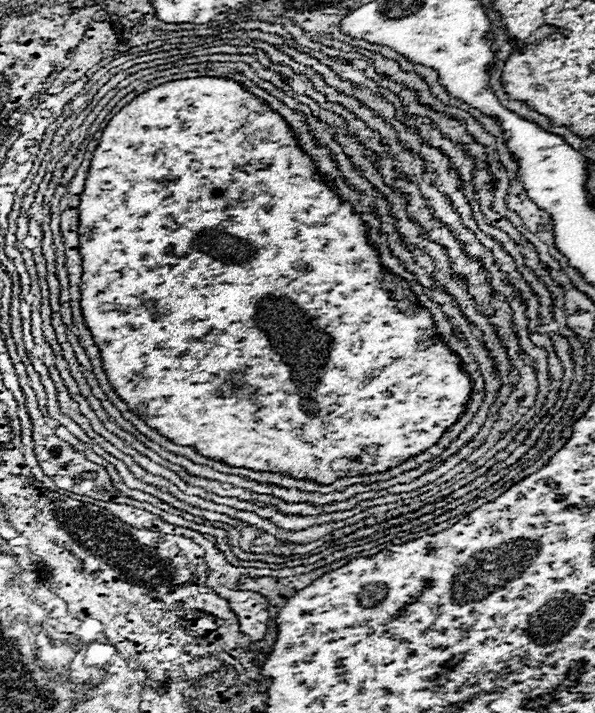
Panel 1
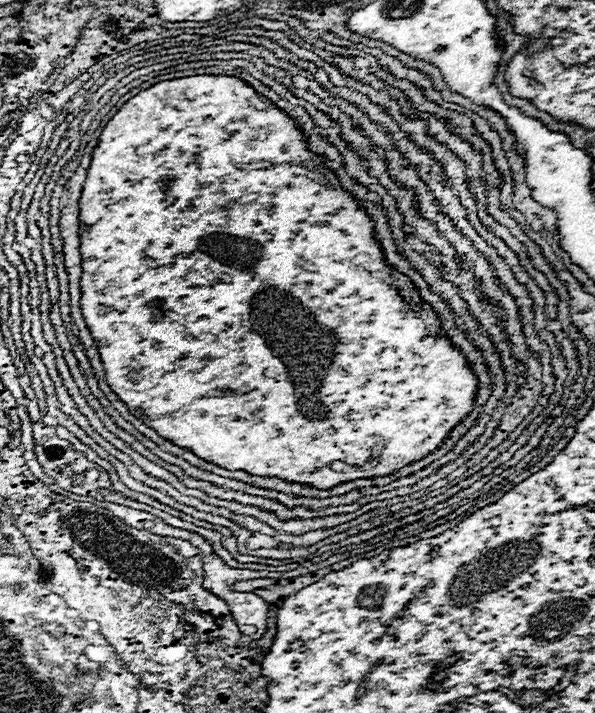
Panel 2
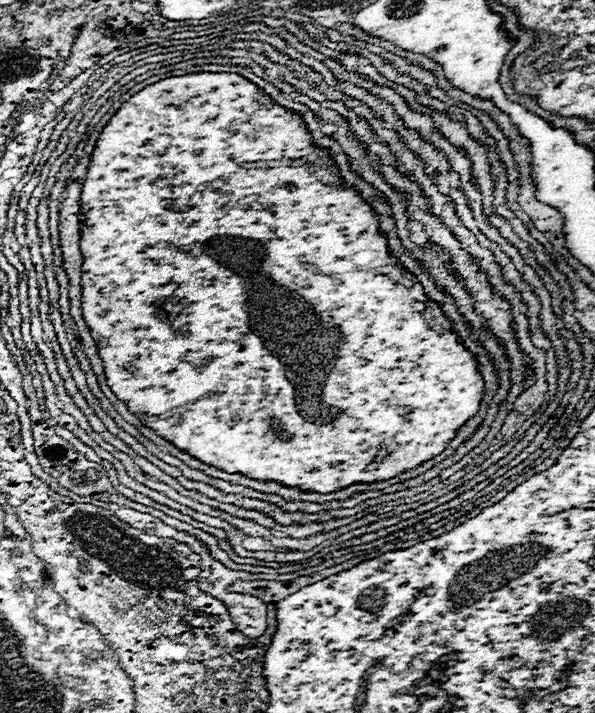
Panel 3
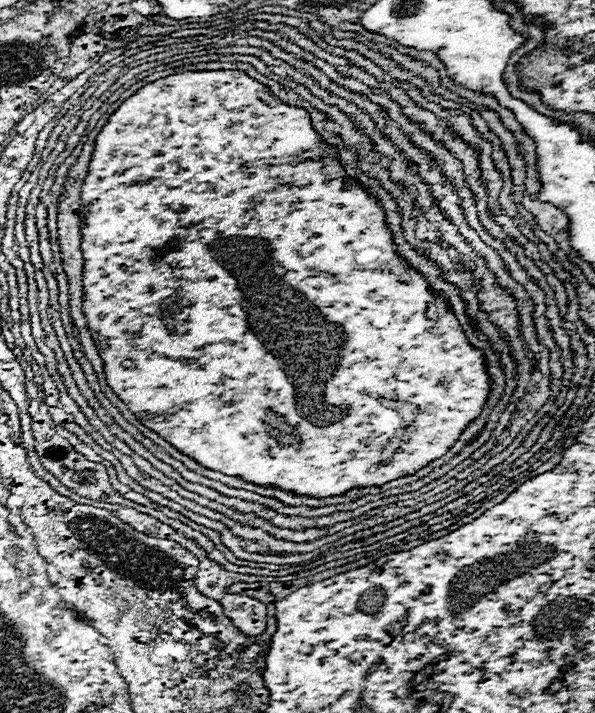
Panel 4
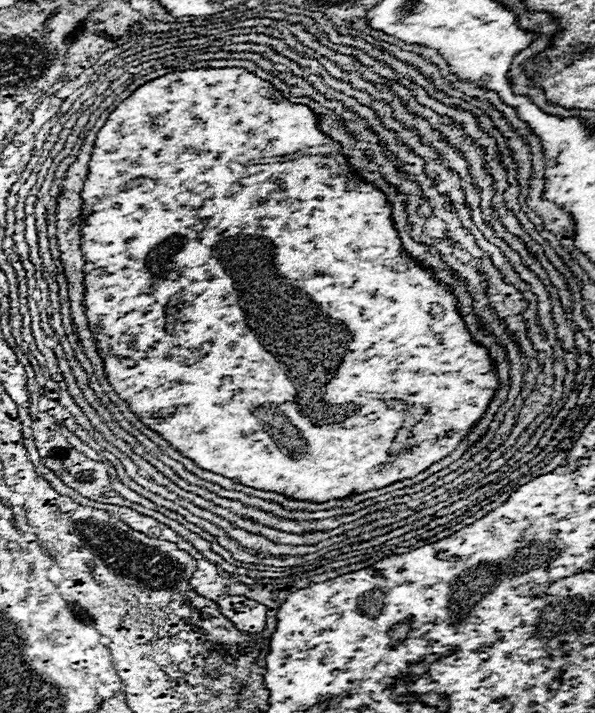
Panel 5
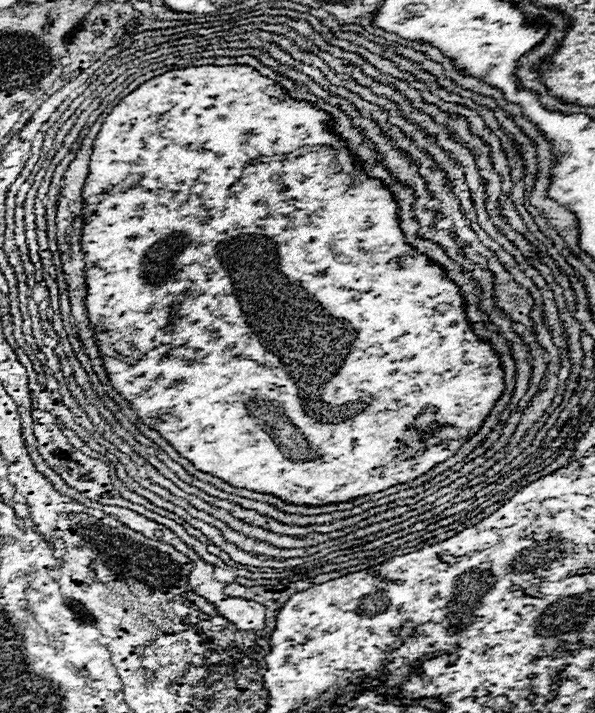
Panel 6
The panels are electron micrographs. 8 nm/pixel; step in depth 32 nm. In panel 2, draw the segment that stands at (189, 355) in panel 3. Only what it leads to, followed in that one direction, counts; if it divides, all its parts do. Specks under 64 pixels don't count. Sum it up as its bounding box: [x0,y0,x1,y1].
[80,76,478,488]

